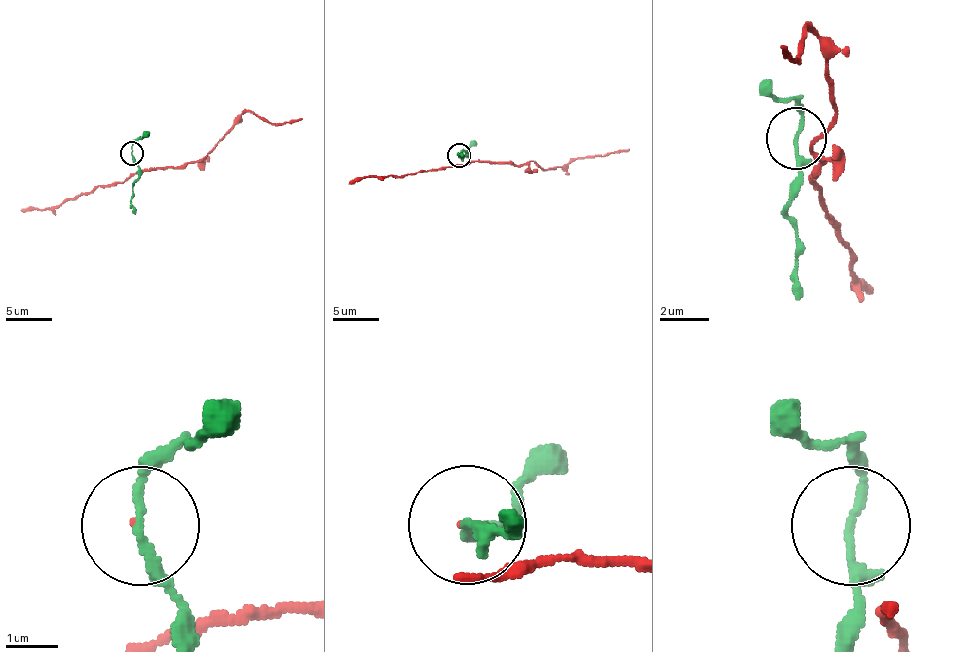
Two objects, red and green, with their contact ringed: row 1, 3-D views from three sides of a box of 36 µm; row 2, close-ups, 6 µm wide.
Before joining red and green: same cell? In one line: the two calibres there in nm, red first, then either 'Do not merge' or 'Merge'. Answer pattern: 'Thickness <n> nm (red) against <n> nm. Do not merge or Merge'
Thickness 30 nm (red) against 150 nm. Do not merge

